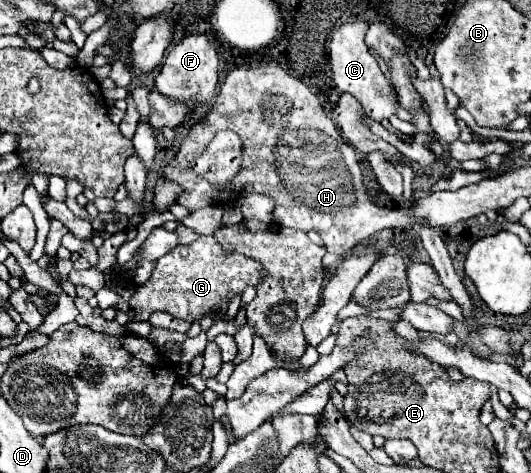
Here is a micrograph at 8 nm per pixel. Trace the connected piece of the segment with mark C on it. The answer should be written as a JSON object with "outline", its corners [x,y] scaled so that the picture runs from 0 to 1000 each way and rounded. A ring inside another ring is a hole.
{"outline":[[[663,47],[663,51],[644,51],[644,59],[637,59],[625,76],[621,89],[621,140],[625,140],[625,161],[633,182],[644,195],[663,199],[685,228],[685,237],[701,249],[701,254],[723,254],[734,249],[738,241],[746,241],[746,207],[742,195],[731,178],[731,169],[723,165],[716,140],[708,135],[704,118],[697,114],[689,89],[685,89],[685,72],[693,63],[693,47]]]}

